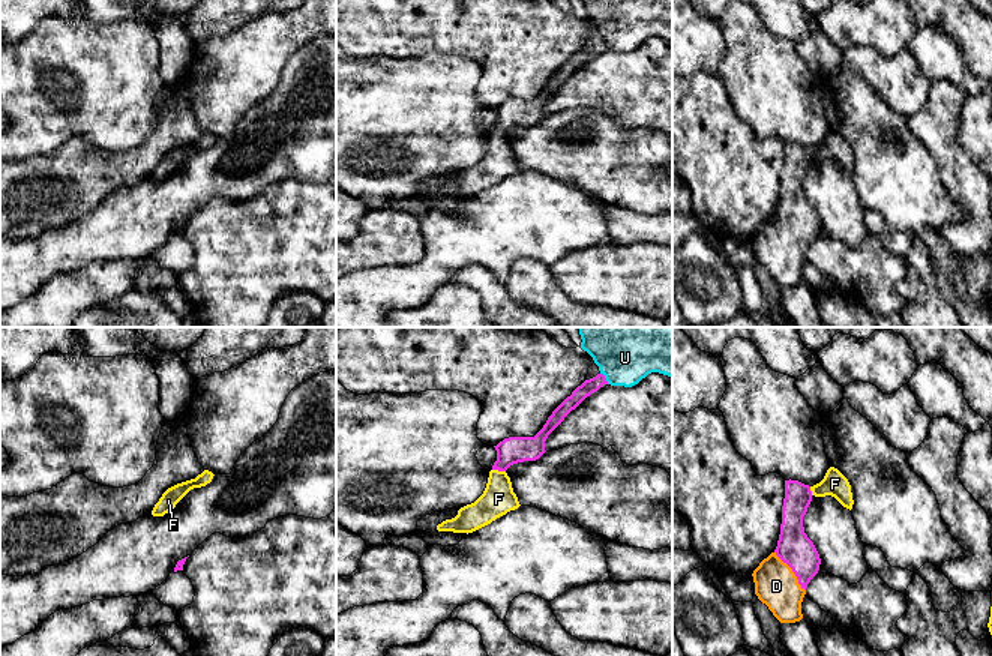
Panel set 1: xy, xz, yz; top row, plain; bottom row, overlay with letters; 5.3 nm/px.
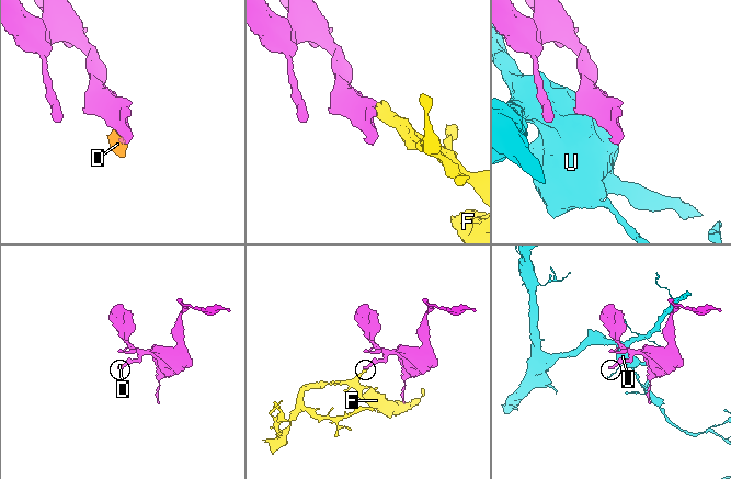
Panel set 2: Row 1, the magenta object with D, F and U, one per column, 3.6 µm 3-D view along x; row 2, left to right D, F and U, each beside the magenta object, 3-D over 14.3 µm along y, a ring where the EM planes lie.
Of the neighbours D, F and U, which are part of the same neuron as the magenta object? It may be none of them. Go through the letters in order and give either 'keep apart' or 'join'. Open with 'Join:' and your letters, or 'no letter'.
Join: D, F
D: join
F: join
U: keep apart

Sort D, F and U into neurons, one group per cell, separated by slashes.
D F / U

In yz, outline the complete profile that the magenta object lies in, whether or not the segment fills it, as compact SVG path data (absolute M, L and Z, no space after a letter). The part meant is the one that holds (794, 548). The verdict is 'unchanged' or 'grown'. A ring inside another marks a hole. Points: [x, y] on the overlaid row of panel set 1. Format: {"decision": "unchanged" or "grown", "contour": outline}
{"decision": "grown", "contour": "M830 467L824 479L813 486L785 480L777 546L752 573L755 594L780 623L803 618L801 602L806 587L819 570L819 554L803 527L803 516L813 495L831 495L849 510L854 504L848 479L834 467Z"}

